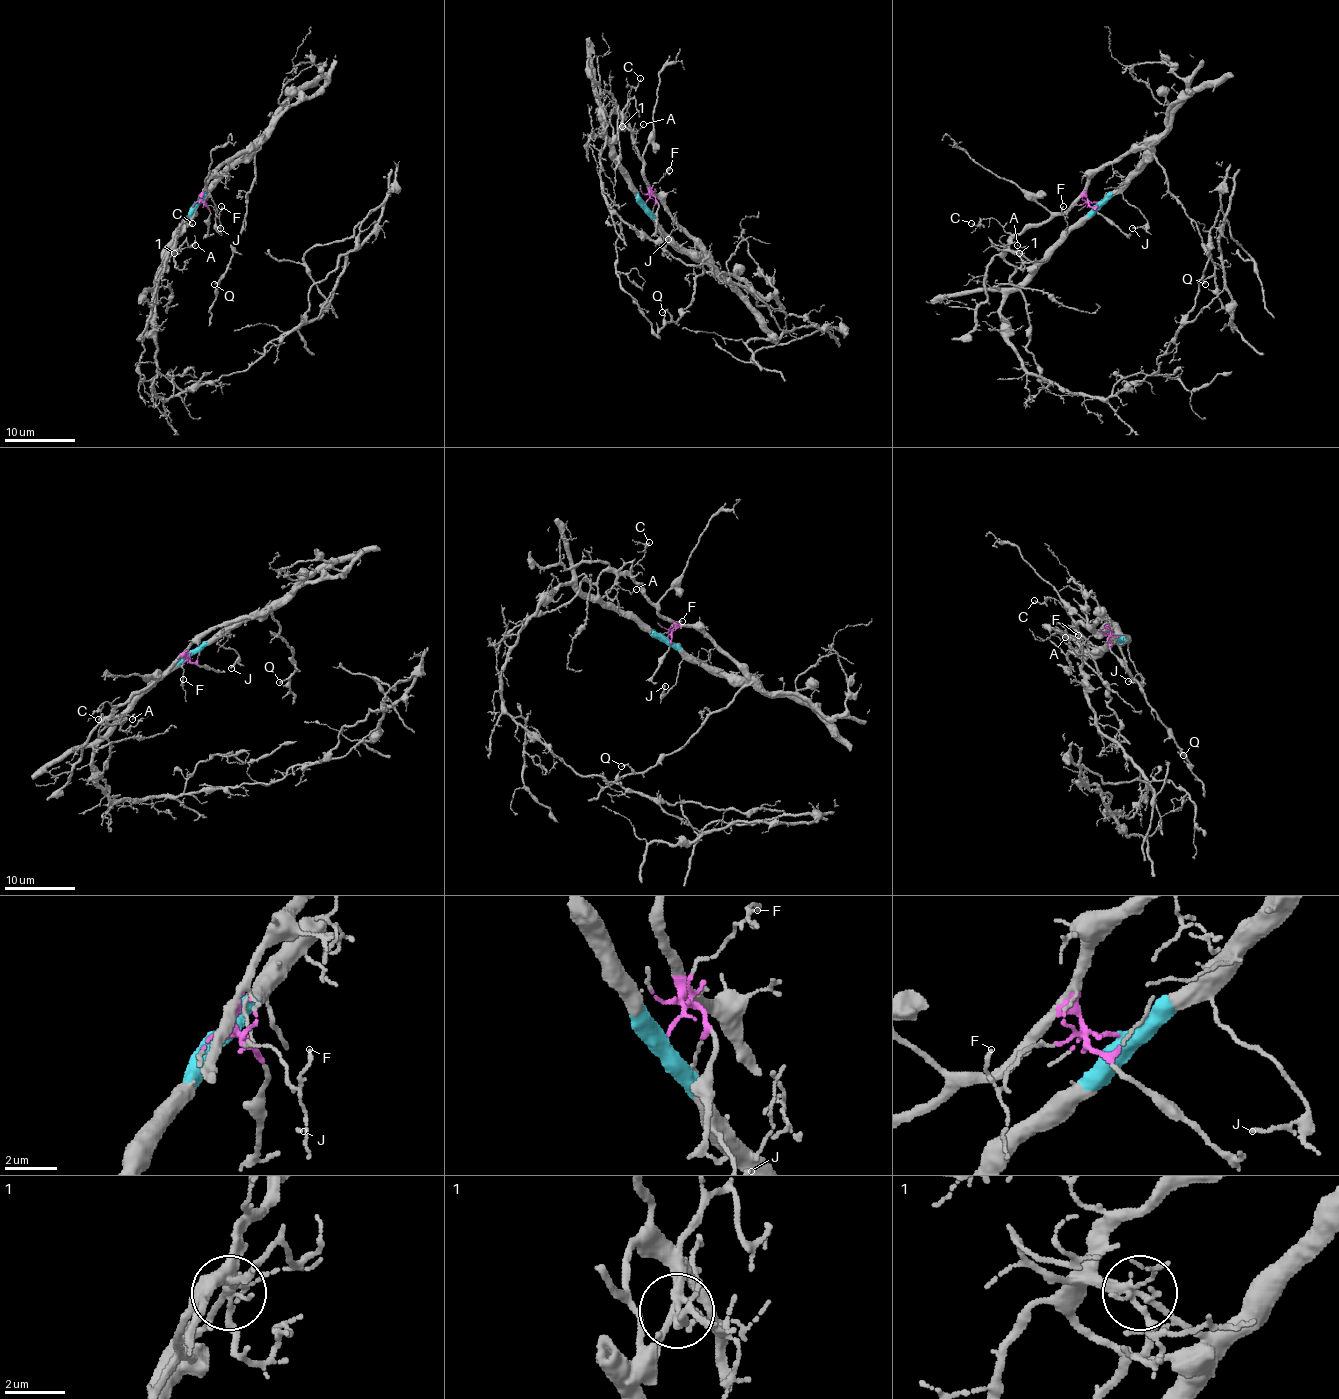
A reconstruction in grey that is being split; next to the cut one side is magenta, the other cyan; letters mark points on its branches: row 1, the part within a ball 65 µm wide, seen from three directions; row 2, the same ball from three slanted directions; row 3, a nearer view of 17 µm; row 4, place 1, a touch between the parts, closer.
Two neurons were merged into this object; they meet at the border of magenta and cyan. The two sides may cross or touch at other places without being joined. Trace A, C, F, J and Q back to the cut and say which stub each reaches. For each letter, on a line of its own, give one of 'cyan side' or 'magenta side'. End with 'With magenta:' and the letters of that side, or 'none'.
A: cyan side
C: magenta side
F: magenta side
J: cyan side
Q: cyan side
With magenta: C, F

